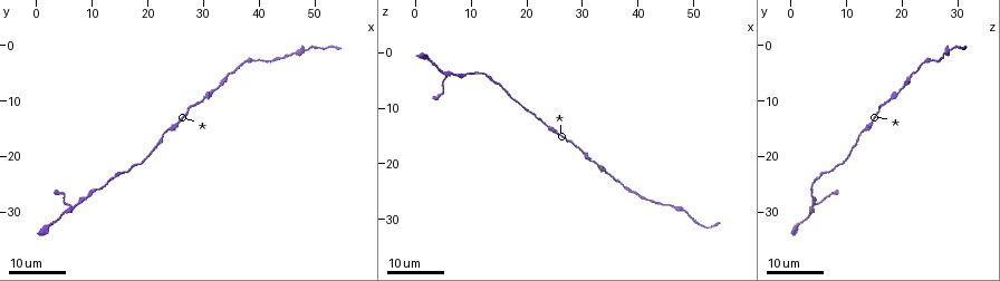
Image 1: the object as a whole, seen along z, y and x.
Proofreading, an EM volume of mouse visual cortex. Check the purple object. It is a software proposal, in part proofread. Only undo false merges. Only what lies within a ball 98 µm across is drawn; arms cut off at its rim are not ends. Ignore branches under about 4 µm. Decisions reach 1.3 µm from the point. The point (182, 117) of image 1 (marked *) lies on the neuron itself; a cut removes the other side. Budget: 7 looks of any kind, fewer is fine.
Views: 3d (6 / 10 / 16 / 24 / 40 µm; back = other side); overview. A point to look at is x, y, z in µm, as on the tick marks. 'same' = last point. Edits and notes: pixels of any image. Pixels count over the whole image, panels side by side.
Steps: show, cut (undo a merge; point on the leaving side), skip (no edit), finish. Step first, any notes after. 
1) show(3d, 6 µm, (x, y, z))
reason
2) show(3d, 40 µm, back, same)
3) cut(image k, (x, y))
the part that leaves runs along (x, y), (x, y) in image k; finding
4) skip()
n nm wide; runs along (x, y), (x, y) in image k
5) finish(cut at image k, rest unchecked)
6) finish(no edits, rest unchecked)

show(3d, 24 µm, (31.5, 8.5, 19.0))
thick turns thin

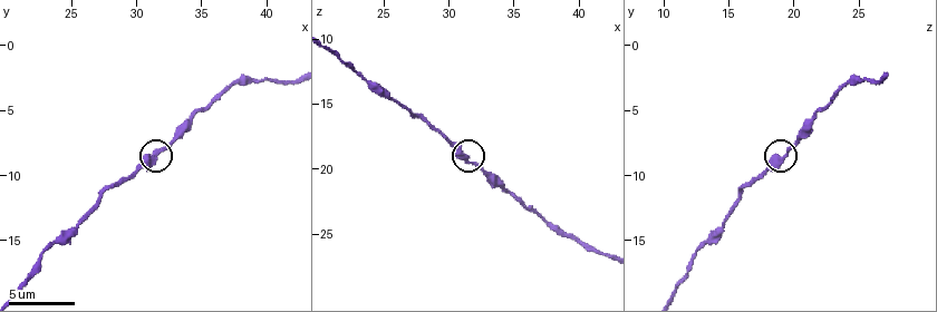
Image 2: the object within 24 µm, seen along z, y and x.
show(3d, 10 µm, (31.2, 8.6, 19.2))

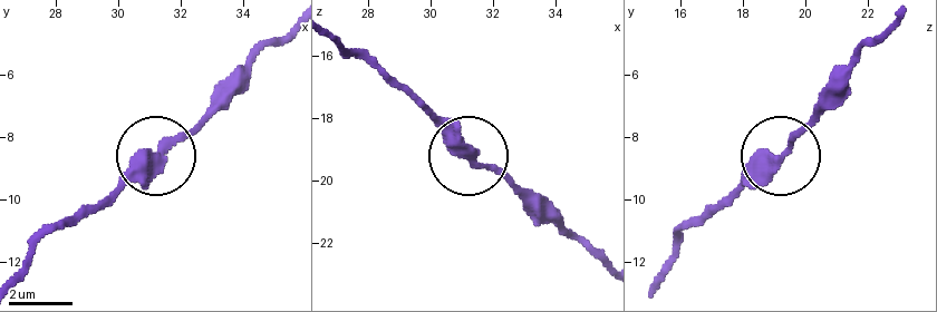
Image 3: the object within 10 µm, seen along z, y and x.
skip()
370 nm wide; runs along (337, 44), (369, 59), (457, 147), (496, 172), (534, 208) in image 3; continuous, no second neuron

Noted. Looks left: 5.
show(3d, 10 µm, (33.8, 5.8, 21.4))
thick turns thin

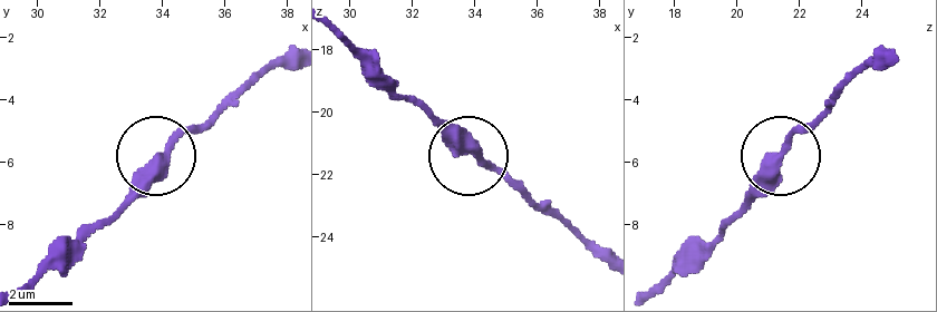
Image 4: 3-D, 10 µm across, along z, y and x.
show(3d, 10 µm, back, (34.1, 5.8, 21.3))

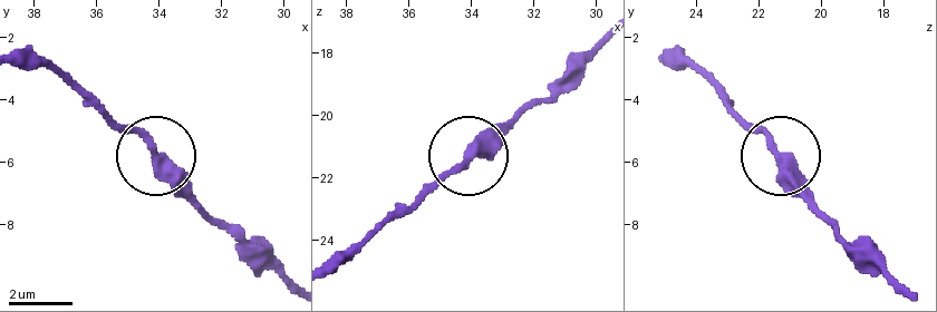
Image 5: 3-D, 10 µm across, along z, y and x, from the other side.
skip()
runs along (289, 282), (92, 101) in image 5; continuous, no second neuron

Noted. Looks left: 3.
show(3d, 24 µm, (48.0, 1.0, 28.5))
calibre changes

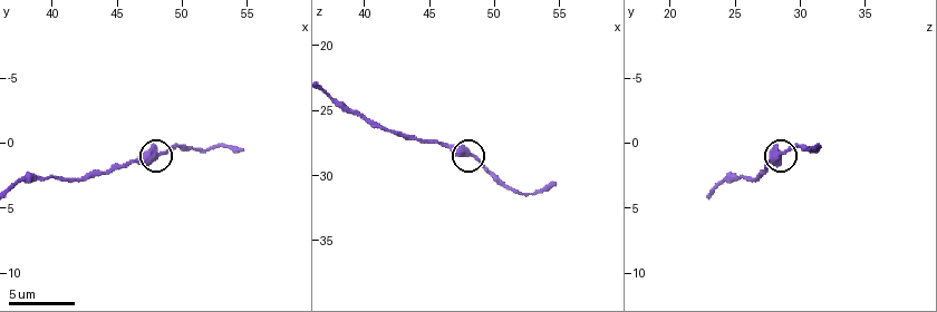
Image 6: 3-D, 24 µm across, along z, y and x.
show(3d, 10 µm, (48.2, 1.0, 28.4))

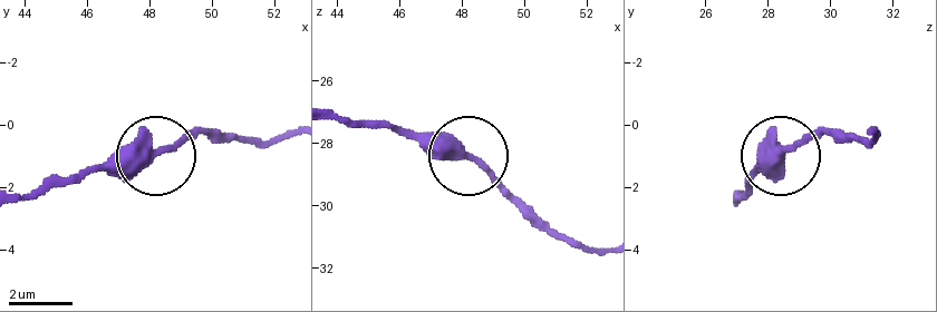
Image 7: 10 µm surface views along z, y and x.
skip()
runs along (733, 201), (773, 161), (834, 130) in image 7; one neuron here

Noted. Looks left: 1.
show(3d, 10 µm, (44.4, 2.4, 27.2))
sudden change in width

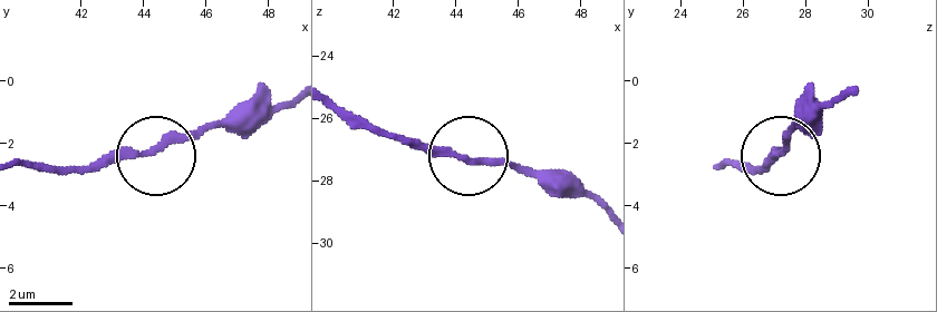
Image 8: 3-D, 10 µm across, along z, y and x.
skip()
runs along (20, 165), (148, 156), (220, 125), (250, 125) in image 8; one neuron here

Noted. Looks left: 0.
finish(no edits, rest unchecked)

